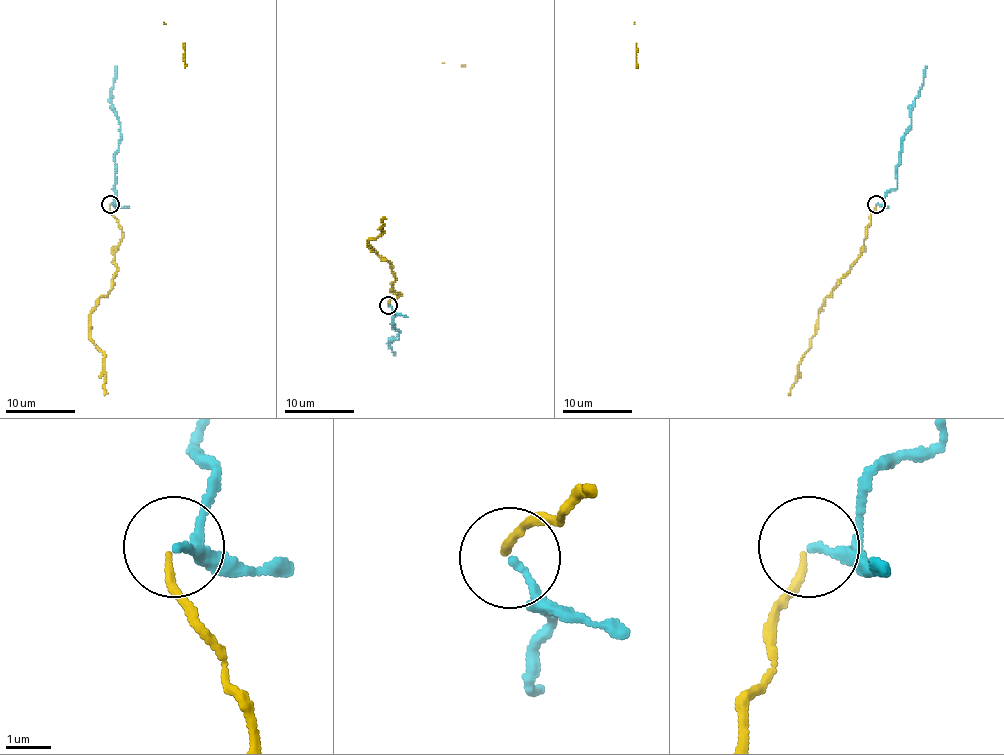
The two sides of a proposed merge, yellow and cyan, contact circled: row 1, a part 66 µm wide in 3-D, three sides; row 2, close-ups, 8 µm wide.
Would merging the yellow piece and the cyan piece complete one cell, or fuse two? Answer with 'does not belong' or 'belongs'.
belongs

